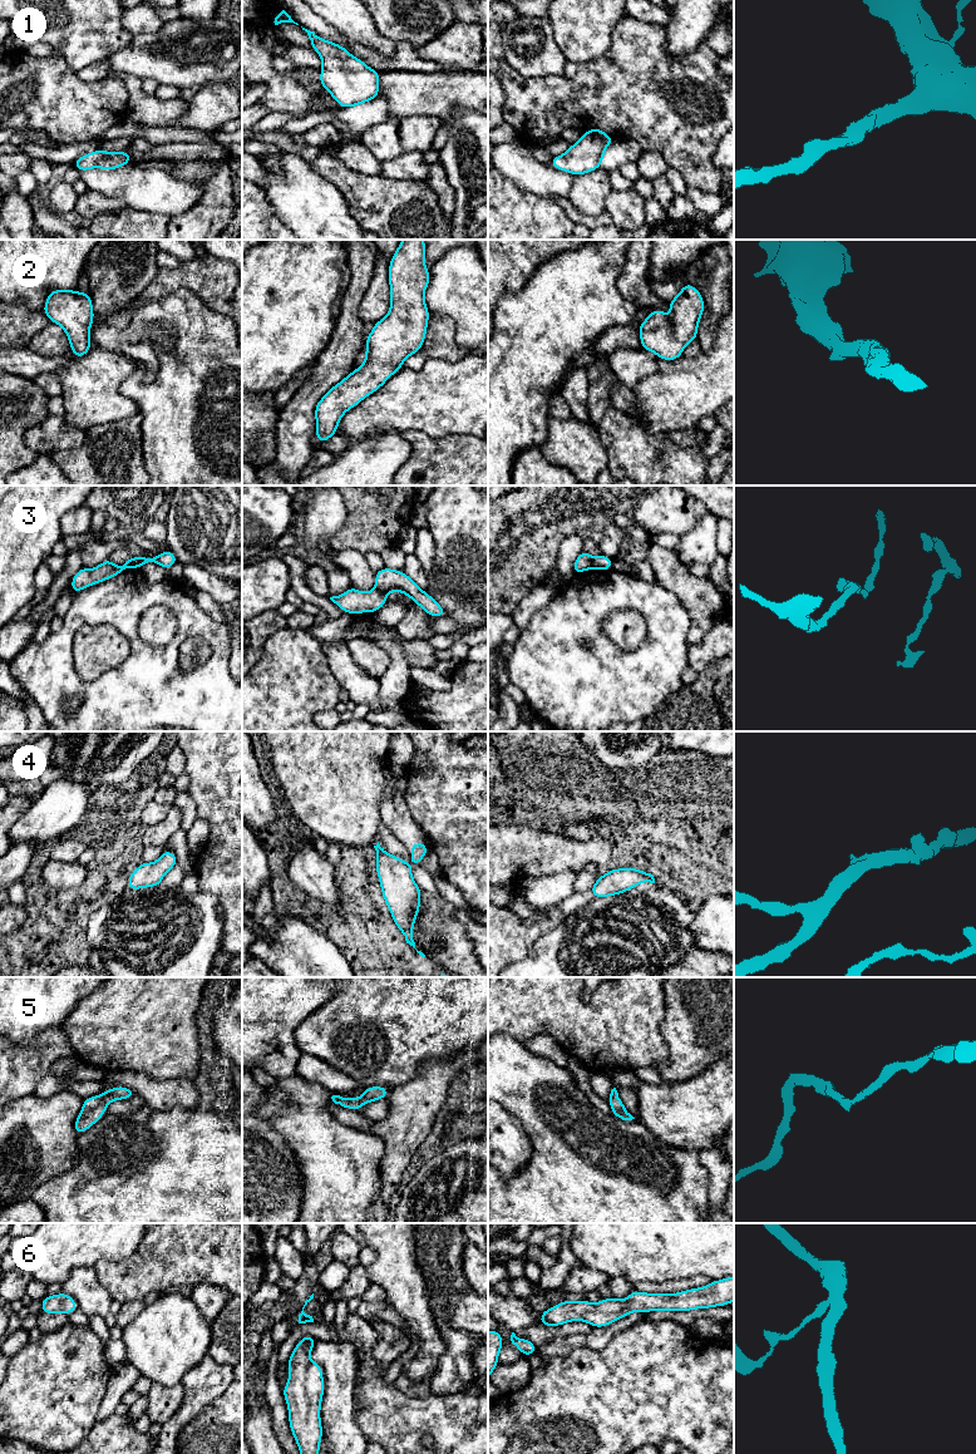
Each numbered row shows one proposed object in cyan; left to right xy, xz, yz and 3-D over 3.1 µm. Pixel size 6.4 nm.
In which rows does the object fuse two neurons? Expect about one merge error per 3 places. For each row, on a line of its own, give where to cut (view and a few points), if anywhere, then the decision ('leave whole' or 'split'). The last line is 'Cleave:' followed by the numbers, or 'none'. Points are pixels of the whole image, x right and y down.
1: no cut | leave whole
2: no cut | leave whole
3: xz (375, 587), (385, 595) | split
4: no cut | leave whole
5: no cut | leave whole
6: no cut | leave whole
Cleave: 3

